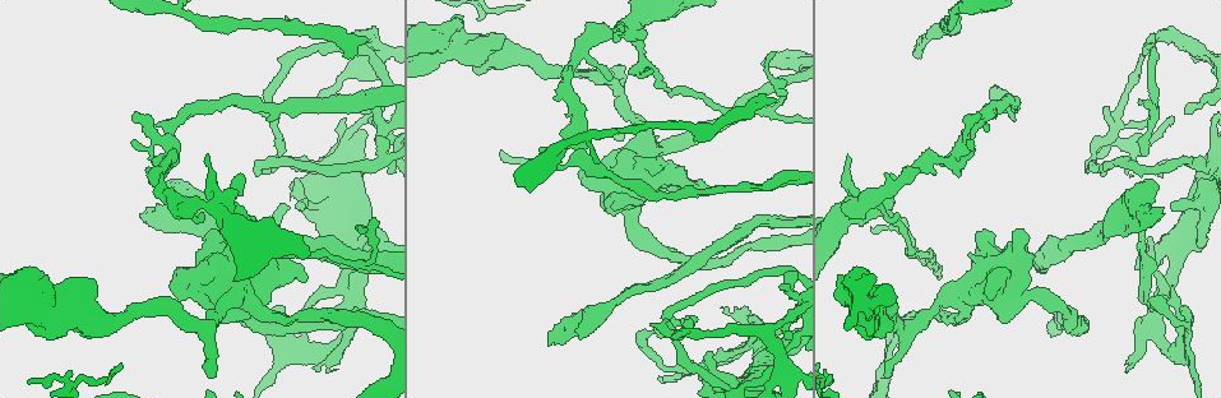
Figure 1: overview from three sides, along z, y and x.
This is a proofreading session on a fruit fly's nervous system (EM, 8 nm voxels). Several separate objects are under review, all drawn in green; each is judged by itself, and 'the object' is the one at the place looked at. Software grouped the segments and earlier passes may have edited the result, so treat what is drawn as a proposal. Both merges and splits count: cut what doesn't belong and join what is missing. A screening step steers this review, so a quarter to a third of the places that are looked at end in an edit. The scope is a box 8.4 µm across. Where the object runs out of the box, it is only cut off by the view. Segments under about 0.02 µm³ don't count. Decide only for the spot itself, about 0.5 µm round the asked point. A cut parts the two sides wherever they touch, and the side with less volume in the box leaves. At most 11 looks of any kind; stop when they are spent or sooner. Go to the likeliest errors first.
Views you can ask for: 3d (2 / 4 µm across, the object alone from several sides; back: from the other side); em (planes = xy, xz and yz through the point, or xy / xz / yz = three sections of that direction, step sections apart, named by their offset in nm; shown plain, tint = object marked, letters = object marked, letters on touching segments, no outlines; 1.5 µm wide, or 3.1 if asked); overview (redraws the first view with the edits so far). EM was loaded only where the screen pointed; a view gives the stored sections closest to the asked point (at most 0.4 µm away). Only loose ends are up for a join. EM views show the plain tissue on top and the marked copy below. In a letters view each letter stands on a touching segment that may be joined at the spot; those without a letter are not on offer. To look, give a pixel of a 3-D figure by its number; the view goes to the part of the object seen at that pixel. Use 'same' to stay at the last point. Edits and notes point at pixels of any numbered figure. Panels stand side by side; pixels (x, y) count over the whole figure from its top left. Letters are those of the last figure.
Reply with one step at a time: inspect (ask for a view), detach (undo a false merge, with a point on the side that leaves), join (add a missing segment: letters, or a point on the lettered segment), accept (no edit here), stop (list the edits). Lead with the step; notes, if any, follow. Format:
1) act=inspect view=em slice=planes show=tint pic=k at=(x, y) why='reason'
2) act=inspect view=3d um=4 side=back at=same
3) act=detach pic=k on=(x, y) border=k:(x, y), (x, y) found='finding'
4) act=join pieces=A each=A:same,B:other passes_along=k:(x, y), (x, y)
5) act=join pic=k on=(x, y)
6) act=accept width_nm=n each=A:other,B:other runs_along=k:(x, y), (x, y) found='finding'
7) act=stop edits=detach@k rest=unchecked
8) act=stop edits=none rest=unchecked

act=inspect view=em slice=planes show=letters pic=1 at=(1089, 165) why='arms part here'

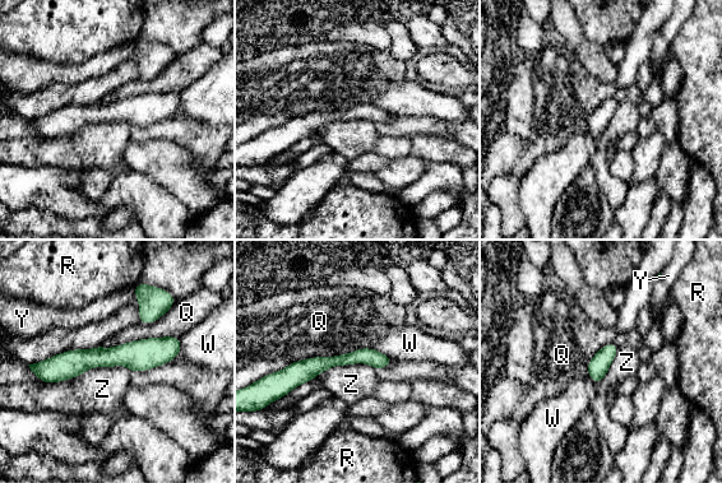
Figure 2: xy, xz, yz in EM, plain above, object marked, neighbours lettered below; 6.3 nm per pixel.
act=accept each=Q:other,R:other,W:other,Y:other,Z:other found='one neuron here'

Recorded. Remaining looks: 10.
act=inspect view=3d um=2 pic=1 at=(304, 280) why='free end'

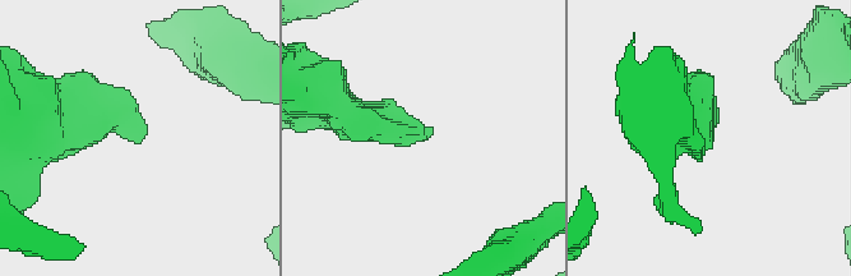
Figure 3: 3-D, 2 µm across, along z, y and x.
act=inspect view=em slice=planes show=letters pic=3 at=(422, 137) why='need the tissue'

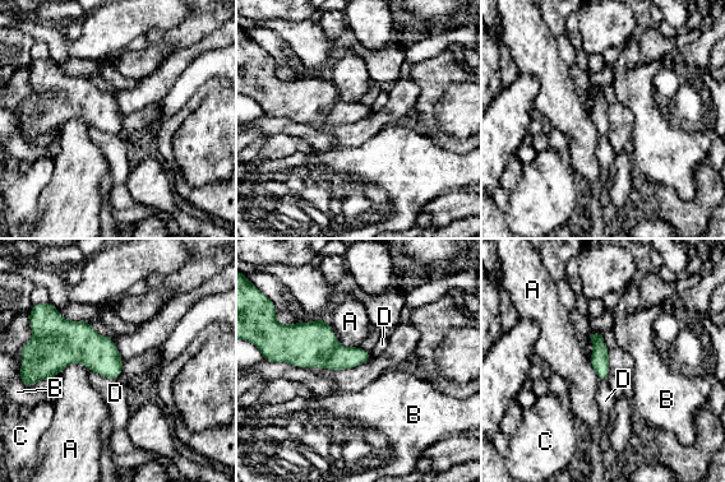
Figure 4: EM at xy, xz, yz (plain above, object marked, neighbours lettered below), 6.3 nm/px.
act=accept longest_contact=A:300nm each=A:other,B:other,C:other,D:other border=4:(324, 318), (341, 346), (359, 347) found='none of them fits'

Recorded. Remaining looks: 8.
act=inspect view=em slice=planes show=letters pic=1 at=(317, 371) why='free end'

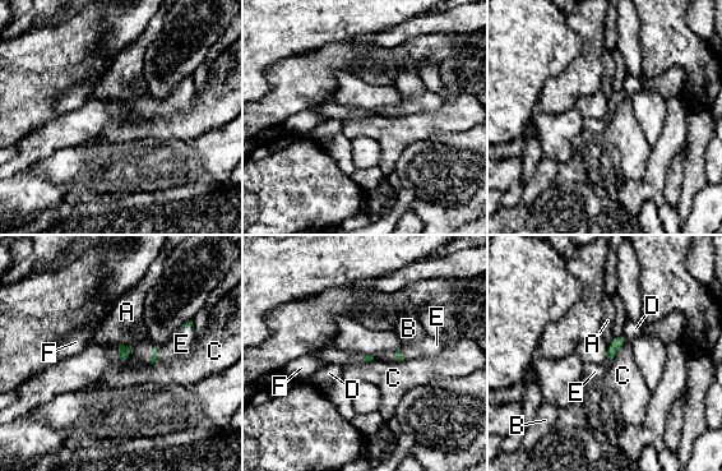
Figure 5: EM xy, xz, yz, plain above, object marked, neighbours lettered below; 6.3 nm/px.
act=join pieces=E each=A:other,B:other,C:other,D:other,E:same,F:other found='it goes on there'

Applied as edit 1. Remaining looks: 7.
act=inspect view=3d um=4 side=back pic=1 at=(764, 95) why='thin end'

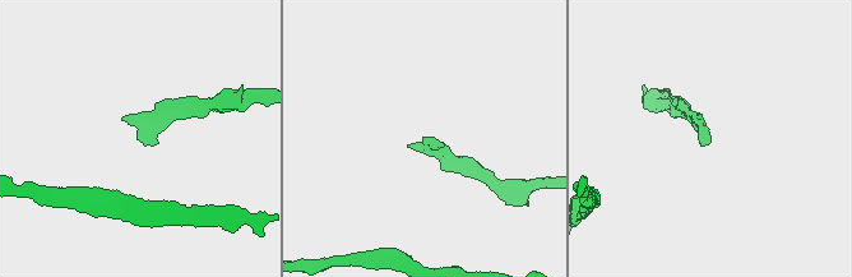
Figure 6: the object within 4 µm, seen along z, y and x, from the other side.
act=inspect view=em slice=planes show=letters pic=6 at=(711, 141)

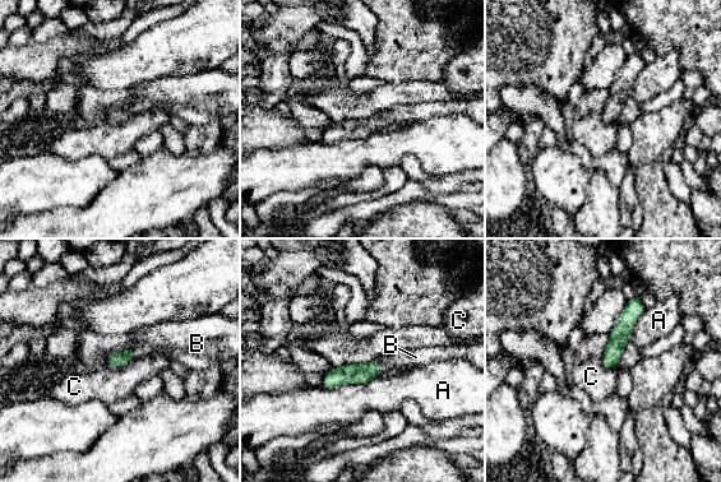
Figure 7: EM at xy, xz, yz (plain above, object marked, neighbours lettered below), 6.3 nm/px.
act=join pieces=B width_nm=90 each=A:other,B:same,C:other passes_along=7:(352, 374), (379, 366), (416, 357) found='the neuron continues'

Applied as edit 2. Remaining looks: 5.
act=stop edits=join@5,join@7 rest=unchecked

